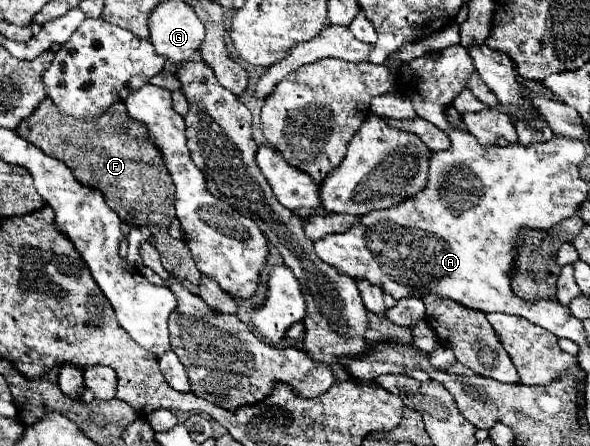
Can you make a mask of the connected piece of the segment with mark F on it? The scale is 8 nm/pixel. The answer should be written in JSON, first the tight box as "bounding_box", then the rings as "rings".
{"bounding_box":[17,99,201,283],"rings":[[[43,99],[39,107],[17,125],[17,133],[43,149],[47,155],[61,159],[73,171],[79,183],[99,187],[107,205],[131,227],[147,227],[155,247],[161,253],[161,263],[175,277],[185,277],[191,283],[199,283],[201,273],[185,245],[185,241],[171,239],[169,223],[175,219],[173,207],[173,181],[165,169],[159,151],[151,145],[145,125],[133,121],[123,103],[111,105],[101,117],[83,121],[71,115],[59,113],[49,99]]]}

